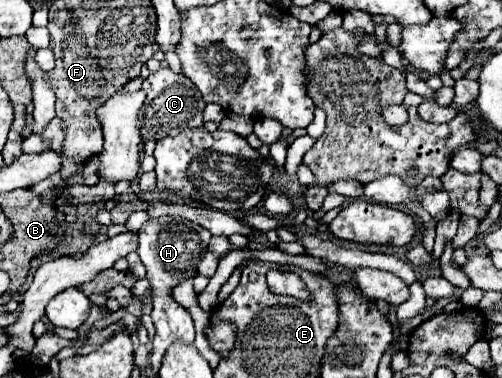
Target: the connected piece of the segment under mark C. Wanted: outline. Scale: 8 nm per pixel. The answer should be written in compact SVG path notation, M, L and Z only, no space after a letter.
M160 68L158 72L152 72L144 80L142 88L146 92L144 114L140 118L142 140L146 140L146 138L158 138L160 140L166 136L176 136L184 128L198 128L204 124L202 110L206 104L198 92L198 88L194 88L194 84L184 74L178 74L170 68Z

